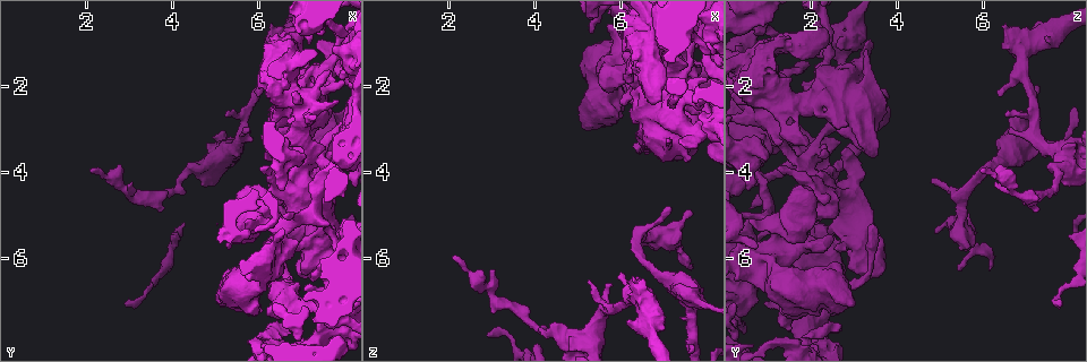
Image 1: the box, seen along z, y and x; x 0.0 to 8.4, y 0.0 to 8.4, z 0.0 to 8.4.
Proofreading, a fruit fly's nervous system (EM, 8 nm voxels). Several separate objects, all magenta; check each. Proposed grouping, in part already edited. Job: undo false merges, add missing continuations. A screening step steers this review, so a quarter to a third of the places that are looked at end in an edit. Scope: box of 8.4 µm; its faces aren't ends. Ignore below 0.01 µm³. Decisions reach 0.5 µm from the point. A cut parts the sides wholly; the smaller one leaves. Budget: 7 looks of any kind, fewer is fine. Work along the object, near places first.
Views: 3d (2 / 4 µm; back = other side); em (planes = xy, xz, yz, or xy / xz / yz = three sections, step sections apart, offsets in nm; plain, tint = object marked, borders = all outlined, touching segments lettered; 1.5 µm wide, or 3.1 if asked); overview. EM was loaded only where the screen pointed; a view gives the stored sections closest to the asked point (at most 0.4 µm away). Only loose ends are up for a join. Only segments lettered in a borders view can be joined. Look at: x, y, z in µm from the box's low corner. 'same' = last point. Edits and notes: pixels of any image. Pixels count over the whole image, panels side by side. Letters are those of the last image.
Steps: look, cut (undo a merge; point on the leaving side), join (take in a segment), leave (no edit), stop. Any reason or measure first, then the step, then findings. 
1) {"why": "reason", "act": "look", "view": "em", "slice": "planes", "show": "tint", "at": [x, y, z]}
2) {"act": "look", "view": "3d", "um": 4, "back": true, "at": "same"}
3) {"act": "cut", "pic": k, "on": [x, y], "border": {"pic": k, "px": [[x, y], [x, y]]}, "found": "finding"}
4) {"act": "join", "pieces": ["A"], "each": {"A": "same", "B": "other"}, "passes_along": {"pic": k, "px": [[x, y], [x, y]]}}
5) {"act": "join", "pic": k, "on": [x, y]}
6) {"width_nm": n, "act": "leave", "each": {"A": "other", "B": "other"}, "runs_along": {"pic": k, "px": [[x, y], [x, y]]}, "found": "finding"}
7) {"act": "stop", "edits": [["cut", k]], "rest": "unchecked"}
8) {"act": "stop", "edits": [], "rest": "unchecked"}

{"why": "branch stops here", "act": "look", "view": "em", "slice": "yz", "step": 8, "show": "borders", "at": [6.25, 3.00, 2.60]}

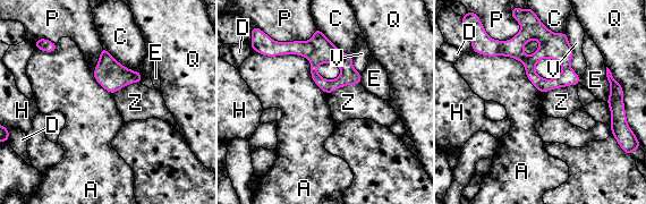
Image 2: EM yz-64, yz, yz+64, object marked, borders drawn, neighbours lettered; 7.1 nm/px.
{"why": "cut it another way", "act": "look", "view": "em", "slice": "planes", "show": "borders", "at": "same"}

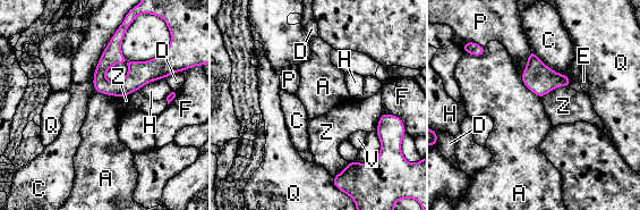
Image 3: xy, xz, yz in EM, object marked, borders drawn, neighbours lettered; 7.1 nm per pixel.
{"act": "leave", "each": {"A": "other", "C": "other", "D": "other", "E": "other", "F": "other", "H": "other", "P": "other", "Q": "other", "V": "other", "Z": "other"}, "border": {"pic": 3, "px": [[94, 90], [121, 97]]}, "found": "none of them fits"}

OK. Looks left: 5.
{"why": "free end", "act": "look", "view": "em", "slice": "planes", "show": "borders", "at": [6.35, 0.60, 6.50]}

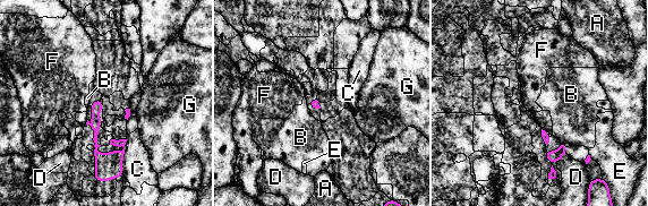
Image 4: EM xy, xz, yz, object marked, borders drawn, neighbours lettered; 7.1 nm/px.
{"act": "leave", "each": {"A": "other", "B": "other", "C": "other", "D": "other", "E": "other", "F": "other", "G": "other"}, "found": "none of them fits"}

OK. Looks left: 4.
{"why": "an open end", "act": "look", "view": "3d", "um": 2, "at": [7.10, 1.20, 3.30]}

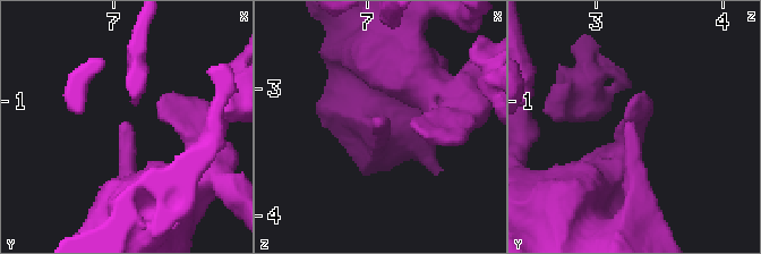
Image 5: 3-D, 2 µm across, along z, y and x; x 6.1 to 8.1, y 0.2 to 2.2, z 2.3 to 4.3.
{"why": "now the EM", "act": "look", "view": "em", "slice": "yz", "step": 4, "show": "borders", "at": [7.08, 1.16, 3.24]}

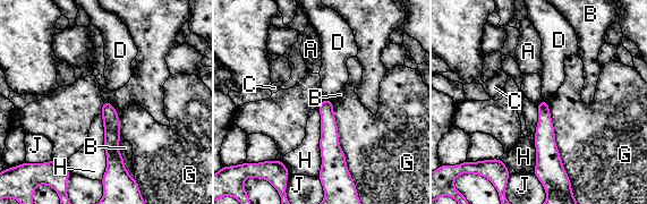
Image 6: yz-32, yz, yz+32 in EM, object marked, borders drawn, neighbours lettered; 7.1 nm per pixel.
{"why": "cut it another way", "act": "look", "view": "em", "slice": "planes", "show": "borders", "at": "same"}

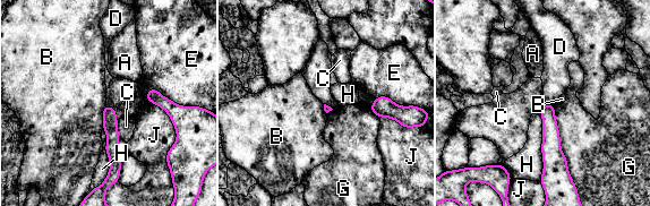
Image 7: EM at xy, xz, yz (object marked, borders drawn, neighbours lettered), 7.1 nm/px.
{"longest_contact_nm": ["G", 550], "act": "leave", "each": {"A": "other", "B": "other", "C": "other", "D": "other", "E": "other", "G": "other", "H": "other", "J": "other"}, "found": "none of them fits"}

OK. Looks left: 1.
{"act": "stop", "edits": [], "rest": "unchecked"}

